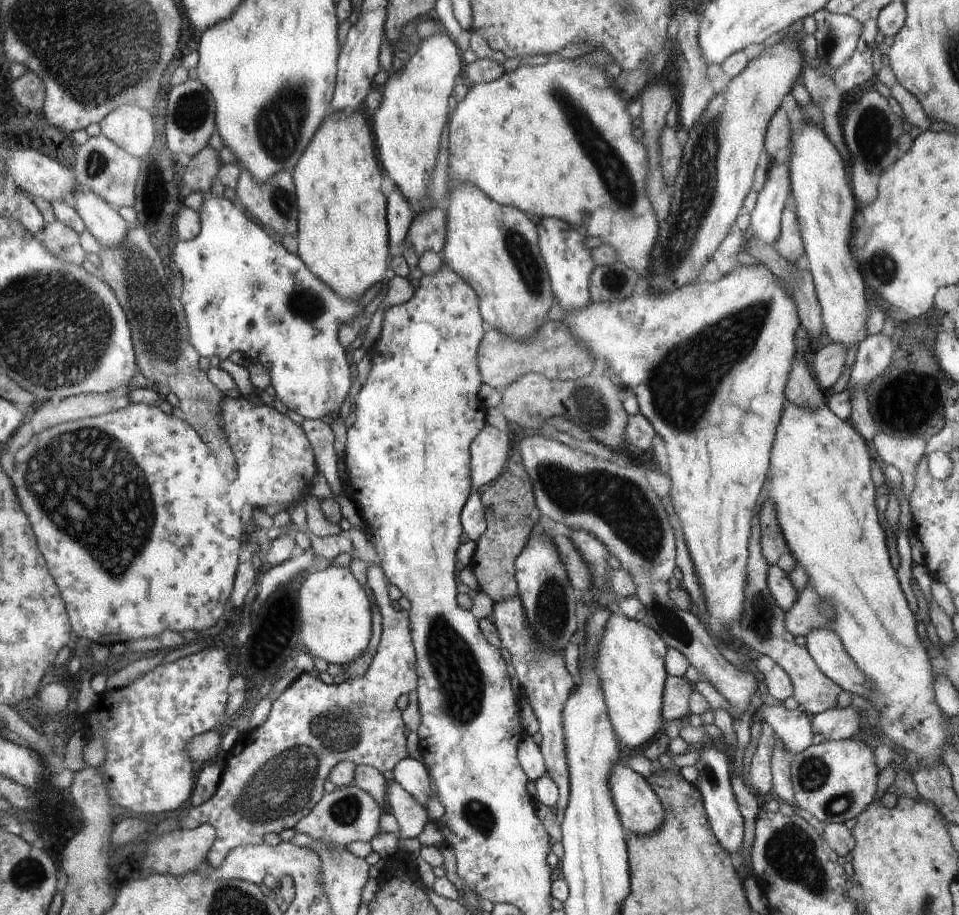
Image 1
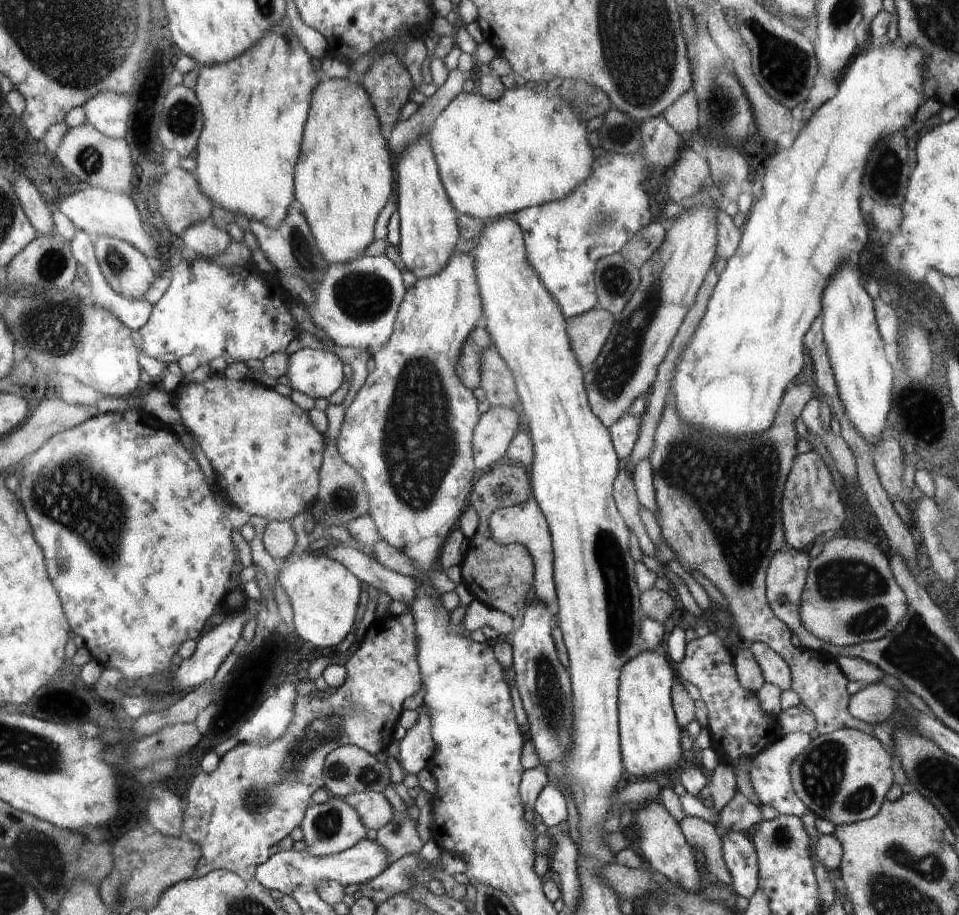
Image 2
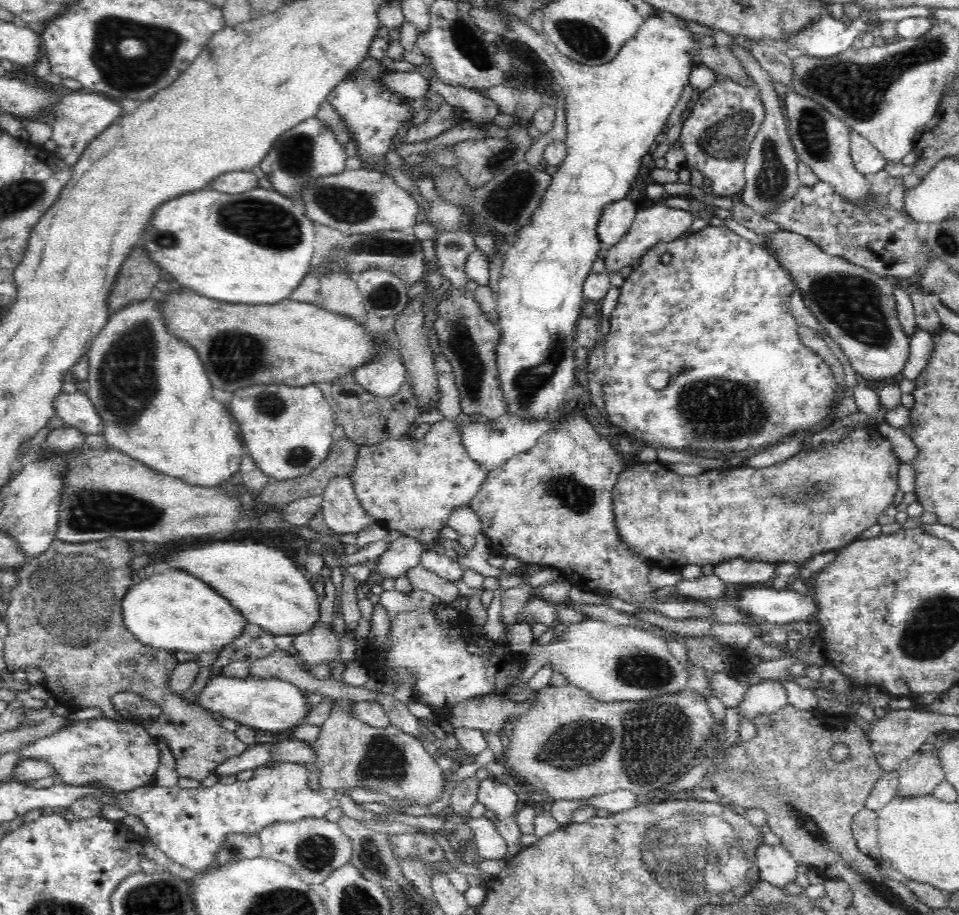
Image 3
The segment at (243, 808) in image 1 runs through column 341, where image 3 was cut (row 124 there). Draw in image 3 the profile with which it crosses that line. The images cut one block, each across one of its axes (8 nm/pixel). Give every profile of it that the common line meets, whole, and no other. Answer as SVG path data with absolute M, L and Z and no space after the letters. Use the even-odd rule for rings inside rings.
M717 73L714 84L701 92L695 106L683 122L679 138L673 144L676 141L680 142L684 147L684 151L686 151L684 168L690 170L690 168L695 167L703 176L707 176L712 180L711 186L715 196L736 198L746 186L744 170L748 150L750 150L754 136L758 134L764 119L764 103L762 97L760 97L760 87L758 87L755 79L750 76L749 85L742 85L730 79L730 77Z

